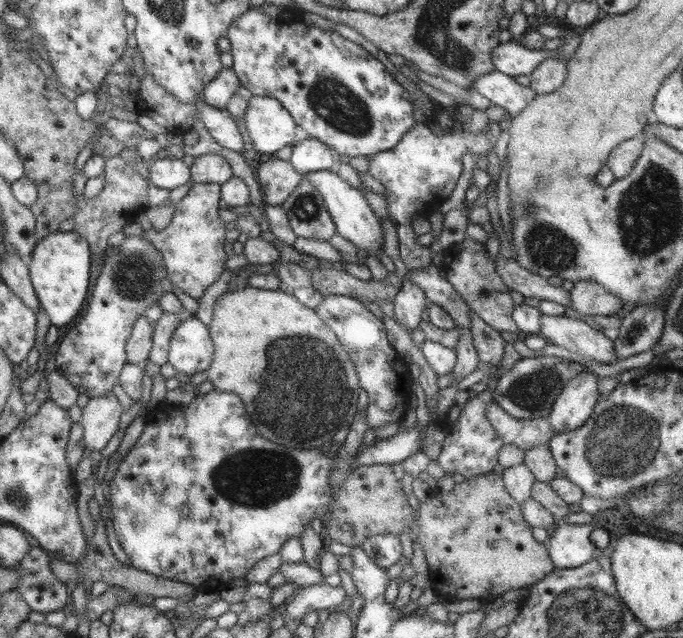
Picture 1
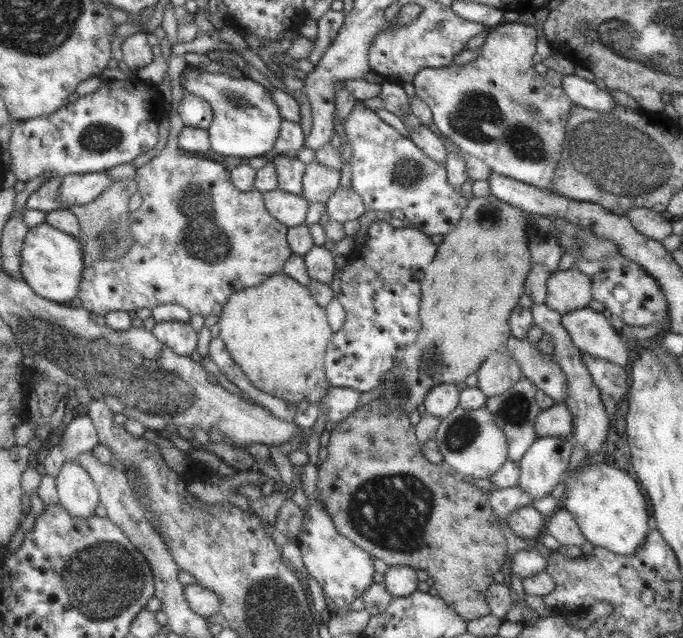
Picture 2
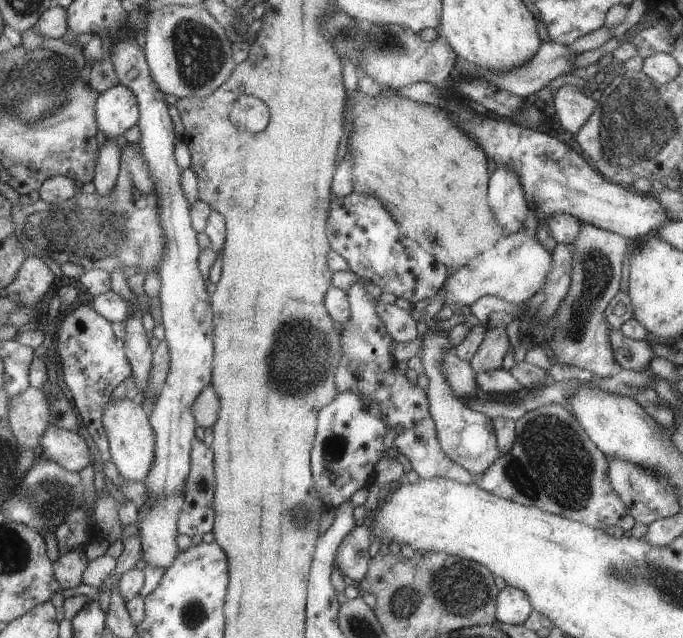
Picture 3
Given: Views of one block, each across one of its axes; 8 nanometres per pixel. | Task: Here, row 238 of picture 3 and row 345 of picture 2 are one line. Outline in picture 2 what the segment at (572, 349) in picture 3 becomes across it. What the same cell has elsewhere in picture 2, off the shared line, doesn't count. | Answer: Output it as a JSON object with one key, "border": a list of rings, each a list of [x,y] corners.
{"border":[[[583,307],[560,315],[560,323],[581,353],[623,367],[628,350],[605,314]]]}

